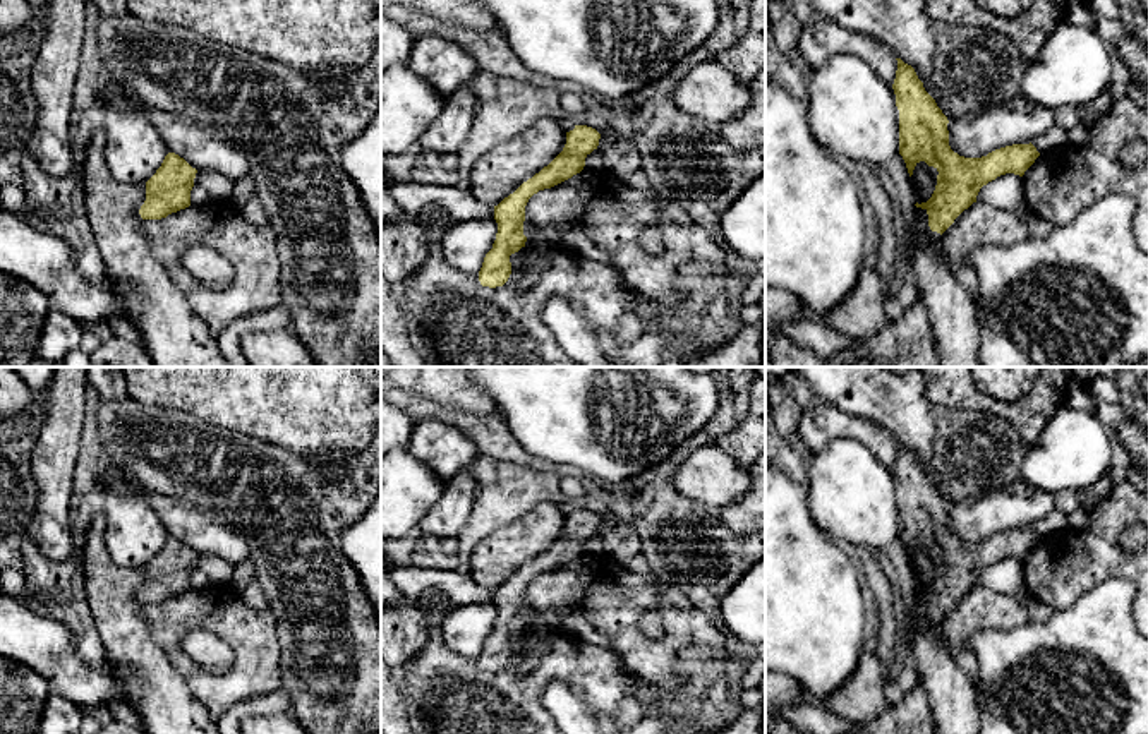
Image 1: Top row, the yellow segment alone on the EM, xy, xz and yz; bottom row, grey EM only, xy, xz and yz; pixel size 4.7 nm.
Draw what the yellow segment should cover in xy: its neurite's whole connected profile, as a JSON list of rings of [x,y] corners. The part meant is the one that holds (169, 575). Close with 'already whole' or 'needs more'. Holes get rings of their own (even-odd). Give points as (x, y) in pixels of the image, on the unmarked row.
[[[168,537],[146,566],[146,585],[139,593],[142,604],[161,604],[190,590],[190,575],[197,554],[184,542]]]; already whole

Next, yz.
[[[901,442],[896,444],[892,473],[899,494],[899,538],[909,561],[920,545],[939,556],[932,581],[915,588],[927,595],[930,612],[920,621],[915,609],[908,609],[911,636],[925,626],[939,628],[954,604],[976,587],[983,569],[1006,557],[1023,561],[1040,537],[1030,526],[1006,530],[982,542],[959,540],[949,530],[947,501],[925,475],[915,453]]]; needs more

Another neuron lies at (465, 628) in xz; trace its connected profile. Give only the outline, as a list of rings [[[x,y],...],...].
[[[494,600],[486,604],[450,605],[441,624],[441,636],[448,650],[460,657],[479,659],[486,638],[496,624],[498,607]]]

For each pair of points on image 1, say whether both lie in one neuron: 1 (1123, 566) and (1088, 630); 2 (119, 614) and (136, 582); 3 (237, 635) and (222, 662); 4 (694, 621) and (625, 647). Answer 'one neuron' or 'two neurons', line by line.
1: two neurons
2: one neuron
3: two neurons
4: one neuron

